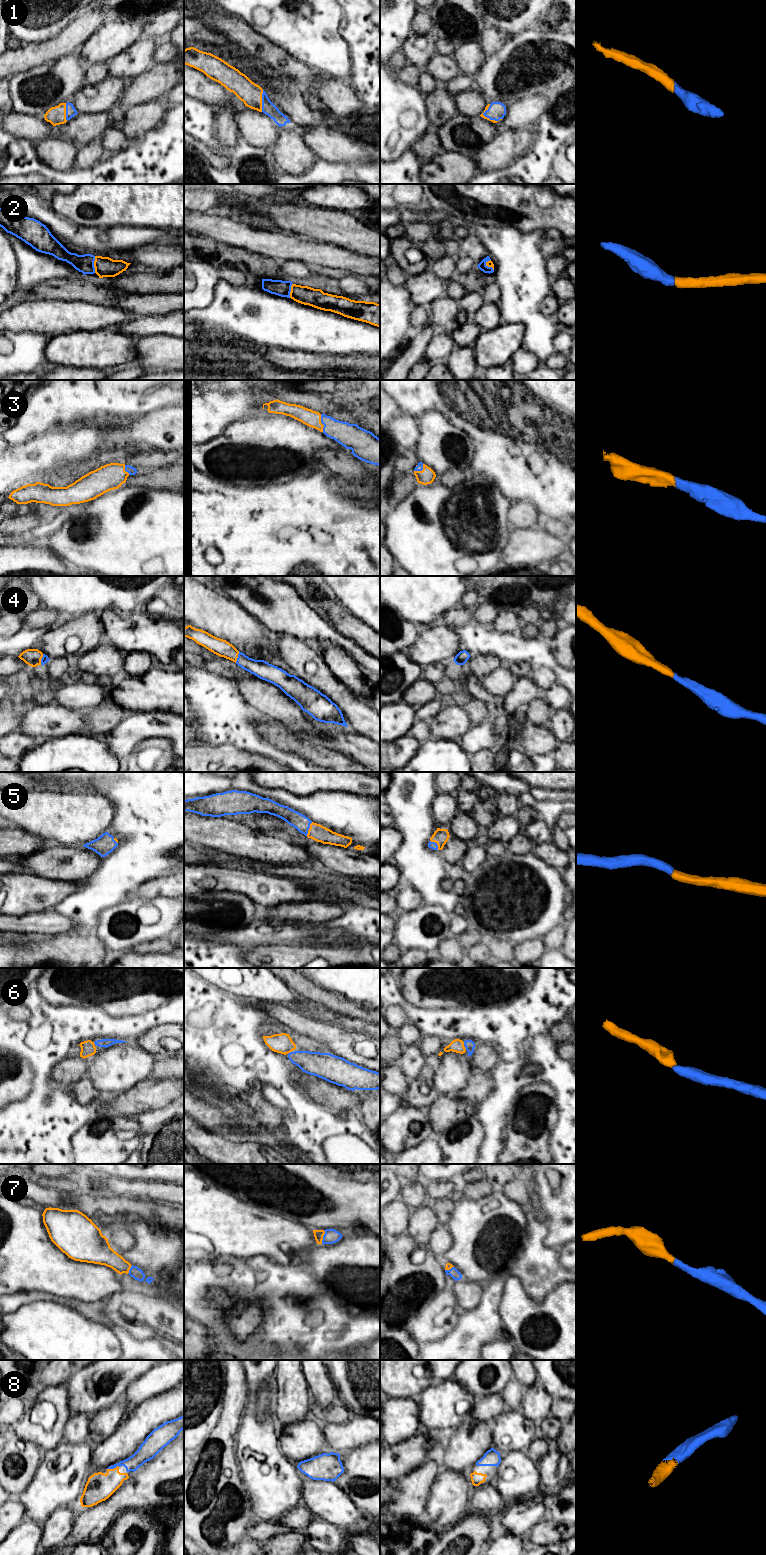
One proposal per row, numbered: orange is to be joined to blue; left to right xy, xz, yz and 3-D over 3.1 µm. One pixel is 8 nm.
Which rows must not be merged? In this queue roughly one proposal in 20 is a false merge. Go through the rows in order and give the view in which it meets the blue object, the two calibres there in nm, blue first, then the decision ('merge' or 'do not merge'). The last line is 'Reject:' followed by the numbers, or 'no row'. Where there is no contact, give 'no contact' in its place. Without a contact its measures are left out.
1: meets blue in yz; 140 nm thick on the blue side, 30 nm on the other; merge
2: meets blue in xy; 140 nm thick on the blue side, 160 nm on the other; merge
3: meets blue in xz; 190 nm thick on the blue side, 130 nm on the other; merge
4: meets blue in xz; 140 nm thick on the blue side, 140 nm on the other; merge
5: meets blue in xz; 130 nm thick on the blue side, 140 nm on the other; merge
6: meets blue in xy; 70 nm thick on the blue side, 120 nm on the other; merge
7: meets blue in xz; 120 nm thick on the blue side, 80 nm on the other; merge
8: meets blue in xy; 120 nm thick on the blue side, 220 nm on the other; merge
Reject: no row

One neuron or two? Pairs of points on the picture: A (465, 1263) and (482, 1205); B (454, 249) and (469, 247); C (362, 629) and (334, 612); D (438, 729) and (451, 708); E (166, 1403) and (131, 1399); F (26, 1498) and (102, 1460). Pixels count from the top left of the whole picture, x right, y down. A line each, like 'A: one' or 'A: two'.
A: one
B: two
C: one
D: one
E: two
F: two

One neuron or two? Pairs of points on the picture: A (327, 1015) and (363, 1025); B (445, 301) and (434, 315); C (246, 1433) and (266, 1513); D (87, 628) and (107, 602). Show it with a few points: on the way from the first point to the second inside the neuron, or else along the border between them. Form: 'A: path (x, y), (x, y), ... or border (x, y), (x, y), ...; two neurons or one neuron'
A: path (336, 1018), (354, 1024); one neuron
B: path (445, 304), (437, 312); one neuron
C: path (266, 1453), (268, 1455), (268, 1493); one neuron
D: border (96, 613), (84, 612), (82, 614); two neurons

